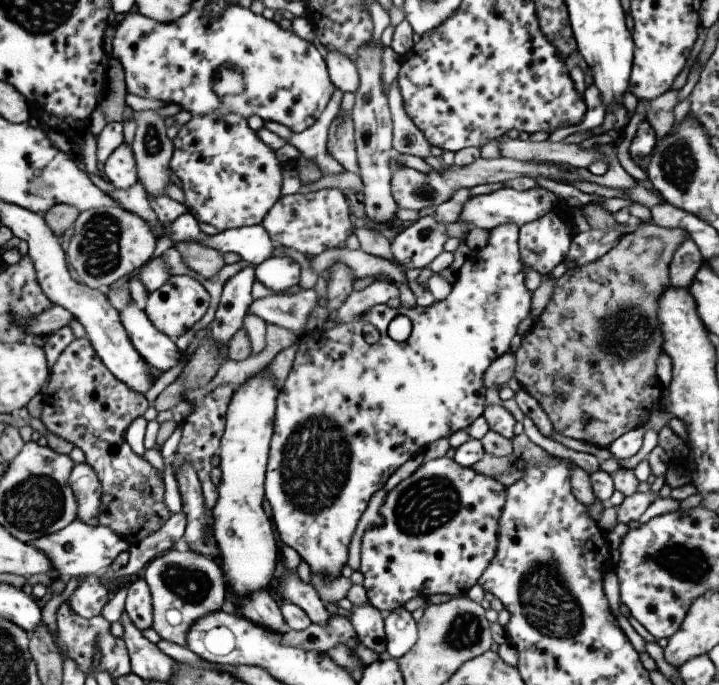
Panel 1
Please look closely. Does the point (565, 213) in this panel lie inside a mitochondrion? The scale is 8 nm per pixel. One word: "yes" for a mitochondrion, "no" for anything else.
no

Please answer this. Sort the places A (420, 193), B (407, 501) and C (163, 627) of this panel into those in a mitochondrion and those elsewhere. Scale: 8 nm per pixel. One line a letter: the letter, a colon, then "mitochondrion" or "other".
A: mitochondrion
B: mitochondrion
C: other

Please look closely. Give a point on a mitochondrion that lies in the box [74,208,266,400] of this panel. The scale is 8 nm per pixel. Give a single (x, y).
(99, 248)

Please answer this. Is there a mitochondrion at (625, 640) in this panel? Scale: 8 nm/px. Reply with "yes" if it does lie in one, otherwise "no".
no

